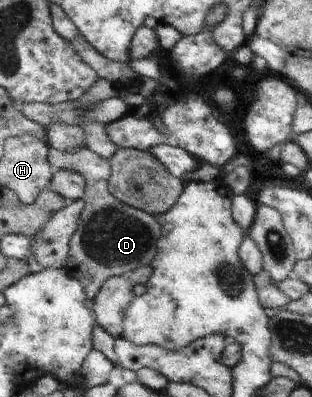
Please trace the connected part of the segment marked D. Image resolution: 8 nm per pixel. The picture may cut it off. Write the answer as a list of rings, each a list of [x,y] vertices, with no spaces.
[[[86,146],[77,152],[63,152],[52,148],[49,153],[52,165],[79,173],[85,179],[86,207],[79,217],[79,225],[71,237],[68,264],[64,269],[78,278],[92,300],[112,276],[124,276],[144,266],[151,266],[159,253],[157,242],[161,225],[152,214],[129,206],[110,193],[111,162],[89,150]]]

